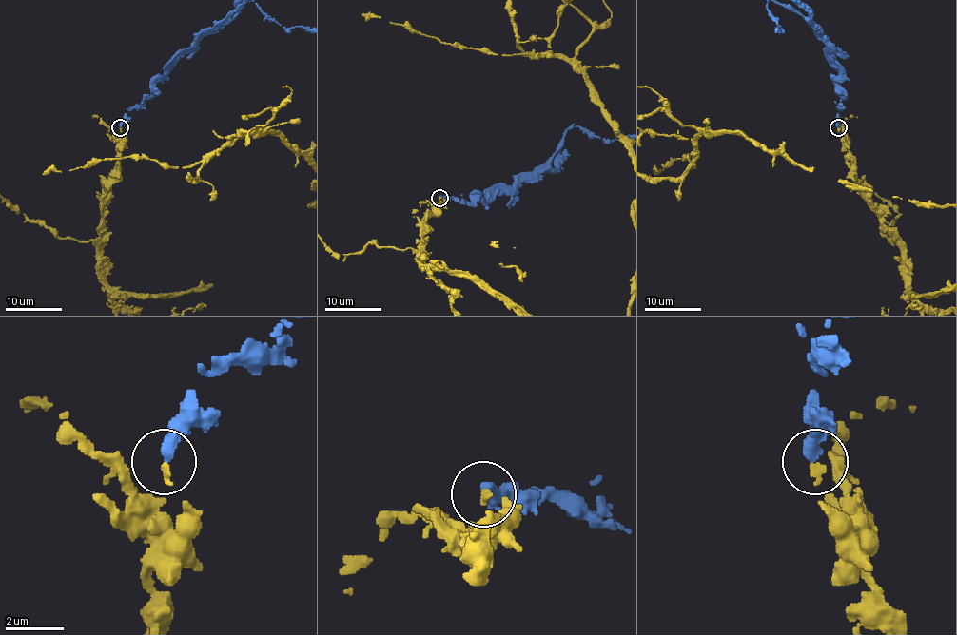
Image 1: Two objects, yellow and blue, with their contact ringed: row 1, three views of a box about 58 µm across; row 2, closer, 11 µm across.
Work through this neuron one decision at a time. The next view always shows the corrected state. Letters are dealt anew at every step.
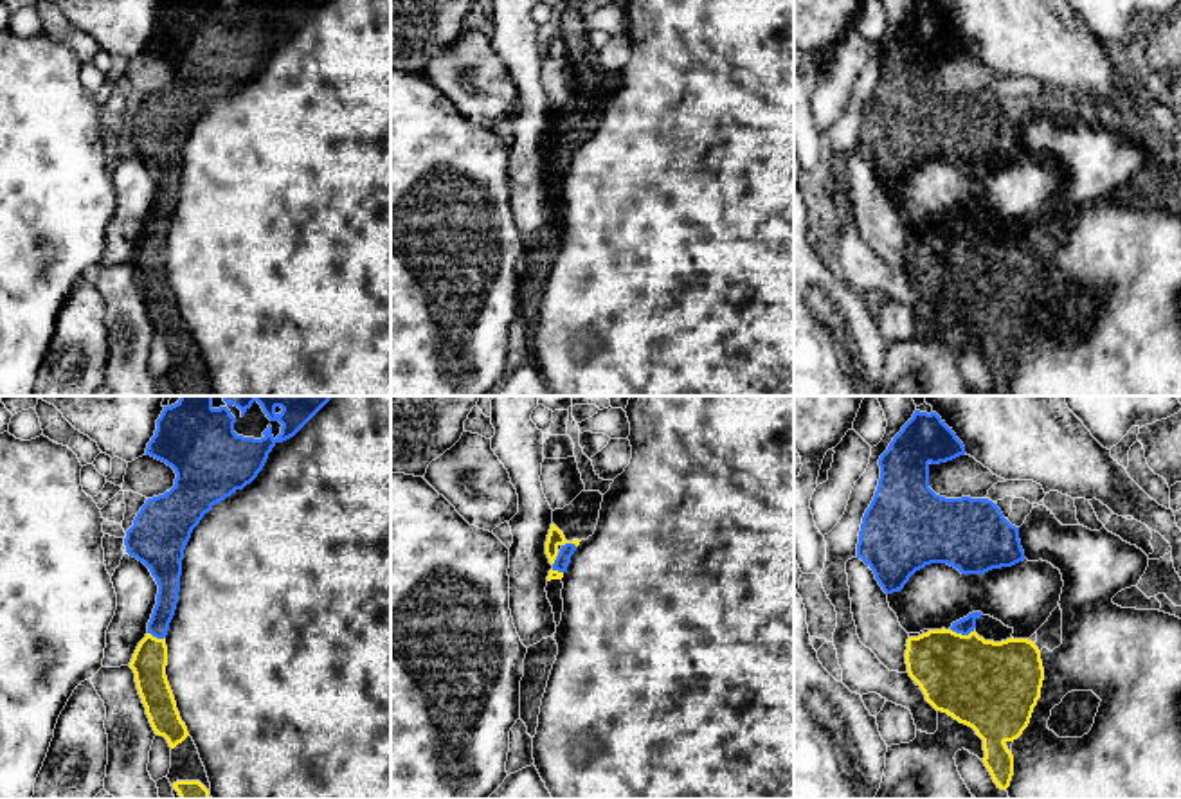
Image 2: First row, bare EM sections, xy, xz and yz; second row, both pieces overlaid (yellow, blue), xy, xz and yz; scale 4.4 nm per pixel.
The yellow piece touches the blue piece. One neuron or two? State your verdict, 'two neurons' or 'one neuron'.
one neuron

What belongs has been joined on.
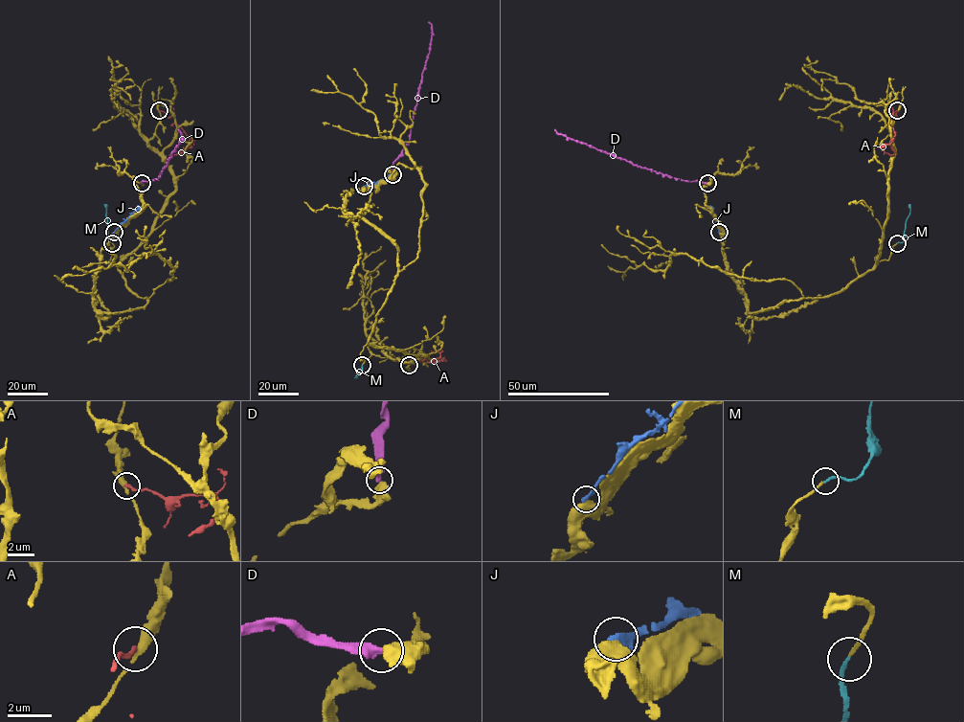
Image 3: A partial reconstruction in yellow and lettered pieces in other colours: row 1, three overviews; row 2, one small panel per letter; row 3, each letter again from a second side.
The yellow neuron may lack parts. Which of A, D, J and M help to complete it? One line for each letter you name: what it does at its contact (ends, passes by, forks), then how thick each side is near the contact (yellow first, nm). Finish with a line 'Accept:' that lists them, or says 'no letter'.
M: it ends there; 160 nm thick on the yellow side, 170 nm on the other
Accept: M

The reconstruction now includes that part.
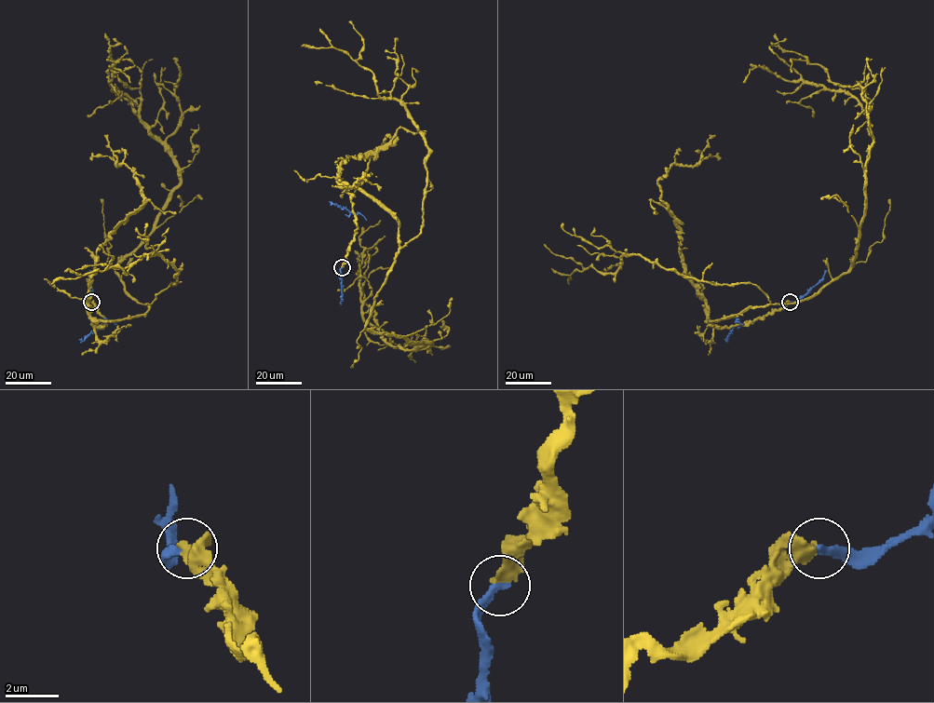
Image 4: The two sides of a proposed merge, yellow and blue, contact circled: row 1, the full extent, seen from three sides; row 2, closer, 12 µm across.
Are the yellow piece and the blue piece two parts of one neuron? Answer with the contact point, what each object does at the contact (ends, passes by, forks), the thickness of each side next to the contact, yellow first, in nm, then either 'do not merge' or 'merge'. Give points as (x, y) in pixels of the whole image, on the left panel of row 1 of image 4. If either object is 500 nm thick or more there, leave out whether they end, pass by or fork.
at (91, 302); 500 nm thick on the yellow side, 300 nm on the other; merge

